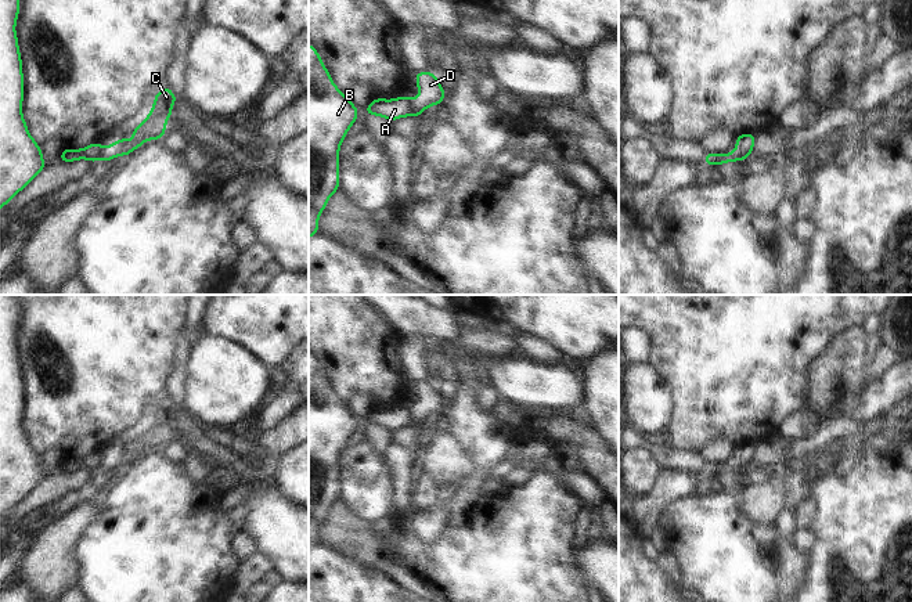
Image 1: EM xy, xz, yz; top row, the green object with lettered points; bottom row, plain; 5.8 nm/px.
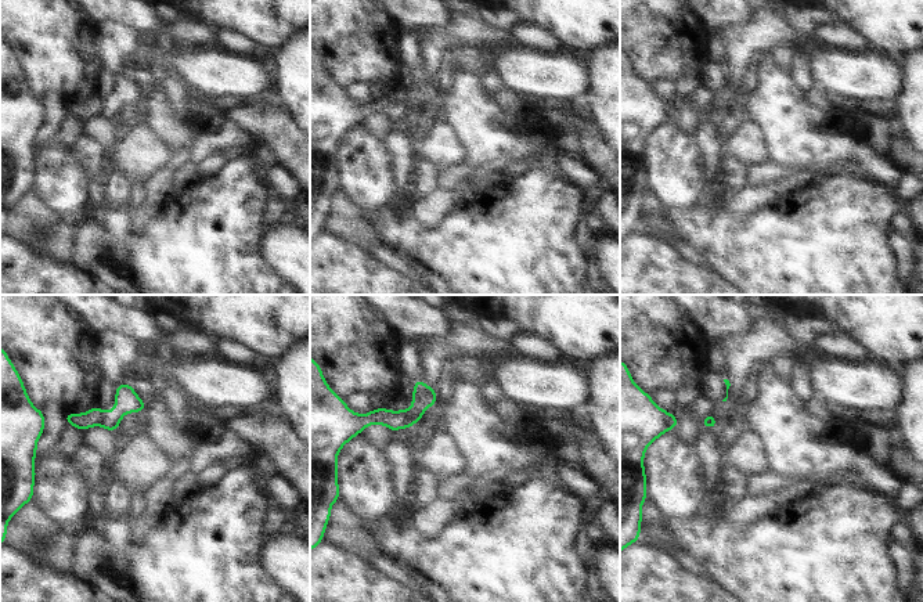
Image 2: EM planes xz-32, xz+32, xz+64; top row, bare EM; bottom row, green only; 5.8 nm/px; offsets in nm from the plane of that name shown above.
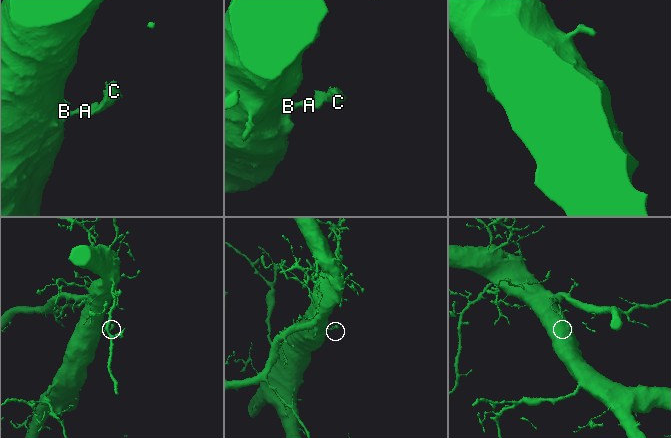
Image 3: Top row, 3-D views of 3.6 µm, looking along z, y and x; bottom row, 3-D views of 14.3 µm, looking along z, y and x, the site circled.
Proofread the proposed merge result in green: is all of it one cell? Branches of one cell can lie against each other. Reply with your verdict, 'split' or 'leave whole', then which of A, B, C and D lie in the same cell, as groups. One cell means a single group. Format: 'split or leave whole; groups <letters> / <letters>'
split; groups A B / C D

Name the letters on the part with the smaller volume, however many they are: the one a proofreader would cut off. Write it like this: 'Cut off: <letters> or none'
Cut off: C, D

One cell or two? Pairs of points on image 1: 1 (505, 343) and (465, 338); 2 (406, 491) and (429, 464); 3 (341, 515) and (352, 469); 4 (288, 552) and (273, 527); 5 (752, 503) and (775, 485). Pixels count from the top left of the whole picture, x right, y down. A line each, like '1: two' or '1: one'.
1: one
2: two
3: two
4: one
5: one

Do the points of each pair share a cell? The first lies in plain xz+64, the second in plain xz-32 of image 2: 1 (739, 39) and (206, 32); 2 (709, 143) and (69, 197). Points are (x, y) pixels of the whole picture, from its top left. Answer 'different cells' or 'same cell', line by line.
1: same cell
2: different cells

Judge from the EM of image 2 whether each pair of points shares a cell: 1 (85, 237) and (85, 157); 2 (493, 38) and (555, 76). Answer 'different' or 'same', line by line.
1: same
2: different

